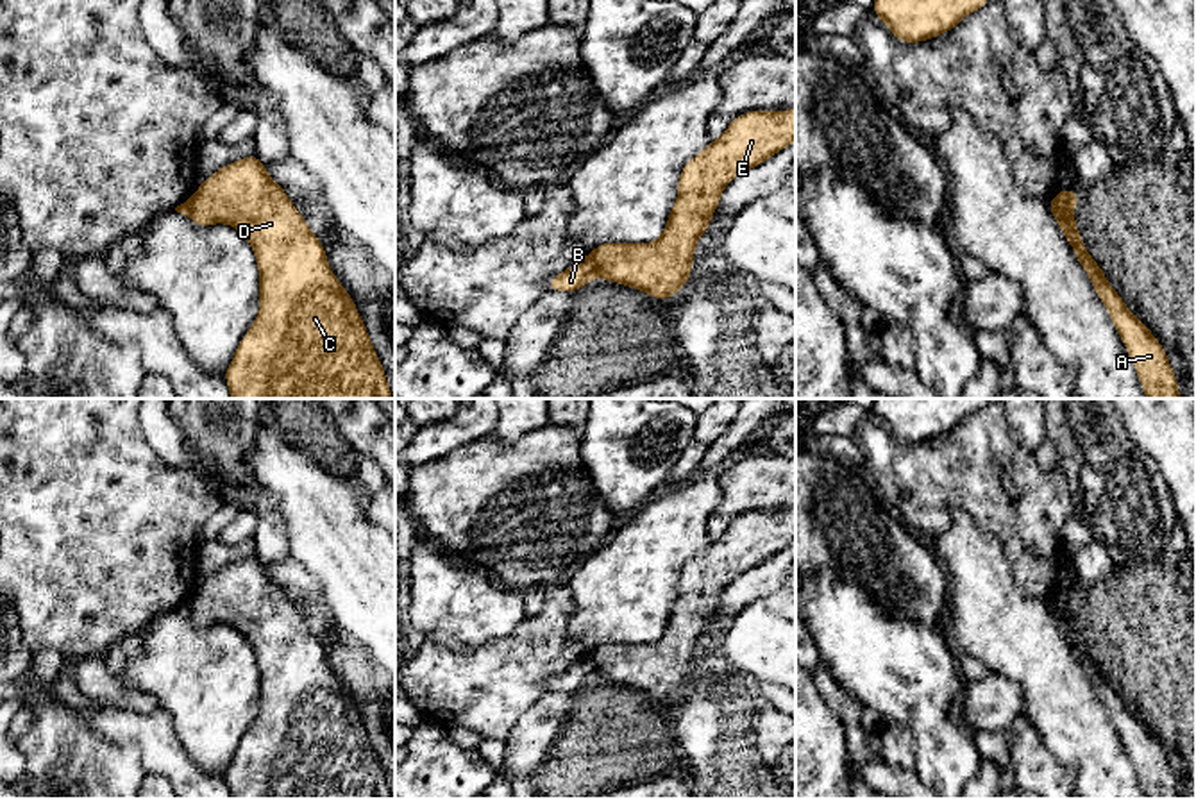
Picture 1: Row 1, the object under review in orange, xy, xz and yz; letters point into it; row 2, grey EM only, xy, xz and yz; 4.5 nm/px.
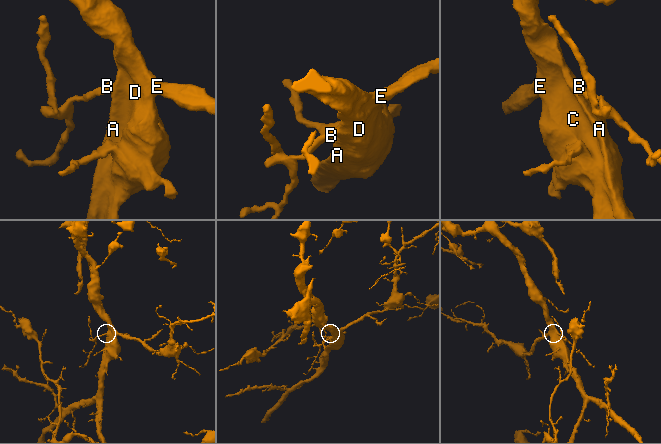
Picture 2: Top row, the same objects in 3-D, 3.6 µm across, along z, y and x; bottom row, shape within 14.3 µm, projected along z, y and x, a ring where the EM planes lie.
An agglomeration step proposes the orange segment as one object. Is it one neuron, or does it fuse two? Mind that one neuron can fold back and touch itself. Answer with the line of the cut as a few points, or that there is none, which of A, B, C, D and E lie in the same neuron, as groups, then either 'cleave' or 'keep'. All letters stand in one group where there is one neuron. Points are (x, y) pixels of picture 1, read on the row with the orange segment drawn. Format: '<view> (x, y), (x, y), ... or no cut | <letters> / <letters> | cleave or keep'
yz (1053, 197), (1059, 211), (1071, 215) | A C D E / B | cleave

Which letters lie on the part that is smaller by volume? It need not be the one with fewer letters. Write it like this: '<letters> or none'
B

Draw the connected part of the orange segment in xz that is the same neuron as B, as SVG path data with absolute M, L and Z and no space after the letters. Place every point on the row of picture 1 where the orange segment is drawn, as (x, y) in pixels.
M590 256L576 261L565 272L551 277L547 281L549 291L577 291L579 288L586 286L592 279L597 277L597 265Z

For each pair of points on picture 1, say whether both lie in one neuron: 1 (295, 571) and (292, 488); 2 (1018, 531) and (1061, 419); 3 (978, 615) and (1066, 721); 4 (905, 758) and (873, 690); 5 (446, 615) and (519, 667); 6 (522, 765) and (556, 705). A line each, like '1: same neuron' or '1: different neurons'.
1: different neurons
2: different neurons
3: same neuron
4: different neurons
5: different neurons
6: same neuron

